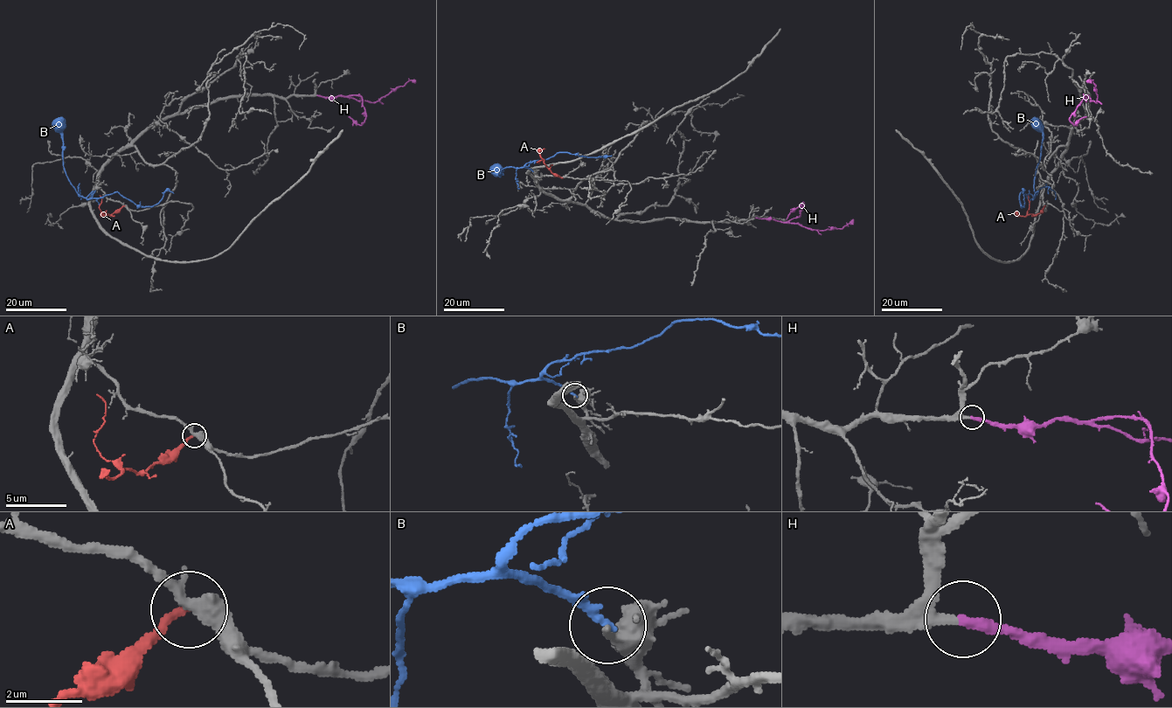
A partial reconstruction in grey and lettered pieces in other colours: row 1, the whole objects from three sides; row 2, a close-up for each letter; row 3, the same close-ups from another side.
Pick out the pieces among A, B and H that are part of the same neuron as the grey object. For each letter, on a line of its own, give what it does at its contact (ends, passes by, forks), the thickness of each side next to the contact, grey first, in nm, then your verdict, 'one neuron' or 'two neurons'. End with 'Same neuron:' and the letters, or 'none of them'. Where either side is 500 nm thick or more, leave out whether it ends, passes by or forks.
A: it ends there; 400 nm thick on the grey side, 200 nm on the other; two neurons
B: it ends there; 180 nm thick on the grey side, 240 nm on the other; two neurons
H: it ends there; 190 nm thick on the grey side, 280 nm on the other; one neuron
Same neuron: H

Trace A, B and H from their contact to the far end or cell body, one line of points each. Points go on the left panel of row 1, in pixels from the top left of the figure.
A: (124, 205), (110, 215), (106, 214), (99, 208), (102, 200), (100, 196)
B: (94, 191), (86, 197), (103, 197), (118, 192), (142, 206), (156, 204), (166, 191), (173, 193)
H: (318, 95), (377, 101), (410, 80), (415, 81)

